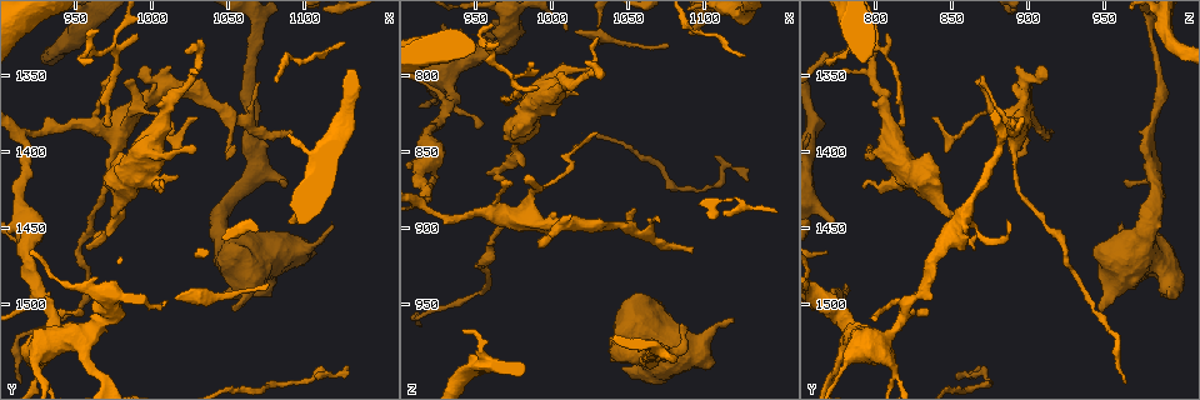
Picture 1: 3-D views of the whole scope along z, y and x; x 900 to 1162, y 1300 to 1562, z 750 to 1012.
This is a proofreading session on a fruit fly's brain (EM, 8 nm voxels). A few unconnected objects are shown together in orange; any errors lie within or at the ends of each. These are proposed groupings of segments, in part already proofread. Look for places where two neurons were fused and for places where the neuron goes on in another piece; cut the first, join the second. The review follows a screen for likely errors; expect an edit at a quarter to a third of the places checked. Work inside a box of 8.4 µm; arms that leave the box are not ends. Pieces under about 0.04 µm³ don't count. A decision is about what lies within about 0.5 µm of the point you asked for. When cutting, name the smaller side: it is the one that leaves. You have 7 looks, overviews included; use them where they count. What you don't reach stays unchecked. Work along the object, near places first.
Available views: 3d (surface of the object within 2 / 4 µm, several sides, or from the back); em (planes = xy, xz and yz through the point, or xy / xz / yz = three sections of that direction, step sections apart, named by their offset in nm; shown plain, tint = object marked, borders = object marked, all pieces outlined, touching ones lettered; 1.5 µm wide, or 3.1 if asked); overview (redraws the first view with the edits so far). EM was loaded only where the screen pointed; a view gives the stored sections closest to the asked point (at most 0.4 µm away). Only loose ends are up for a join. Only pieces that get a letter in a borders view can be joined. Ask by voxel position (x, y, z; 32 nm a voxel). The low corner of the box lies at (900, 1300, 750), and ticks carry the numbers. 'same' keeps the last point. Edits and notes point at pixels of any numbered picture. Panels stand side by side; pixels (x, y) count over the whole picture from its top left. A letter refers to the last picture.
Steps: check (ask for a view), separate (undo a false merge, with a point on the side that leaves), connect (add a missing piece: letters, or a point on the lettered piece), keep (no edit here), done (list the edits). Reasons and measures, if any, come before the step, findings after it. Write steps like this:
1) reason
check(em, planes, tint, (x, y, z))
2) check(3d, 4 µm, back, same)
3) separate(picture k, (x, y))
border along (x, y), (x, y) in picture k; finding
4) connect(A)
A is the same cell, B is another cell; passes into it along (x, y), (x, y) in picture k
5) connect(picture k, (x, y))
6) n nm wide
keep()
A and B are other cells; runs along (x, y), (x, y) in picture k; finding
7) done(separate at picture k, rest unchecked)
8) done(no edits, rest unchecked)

sudden change in width
check(3d, 4 µm, (972, 1386, 892))

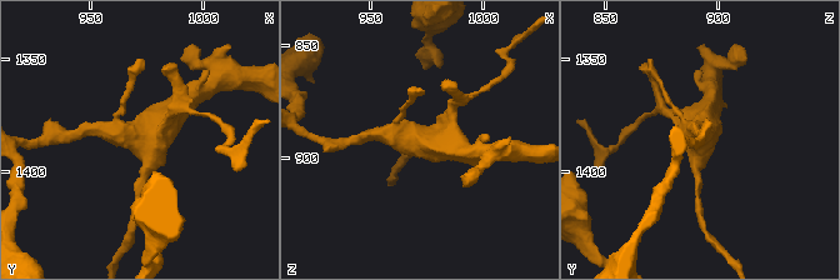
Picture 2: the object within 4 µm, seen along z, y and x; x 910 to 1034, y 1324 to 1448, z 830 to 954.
check(em, planes, plain, (975, 1386, 891))

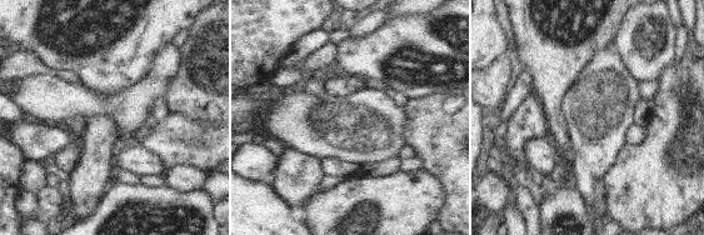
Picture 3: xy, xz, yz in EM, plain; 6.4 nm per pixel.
check(em, planes, borders, same)

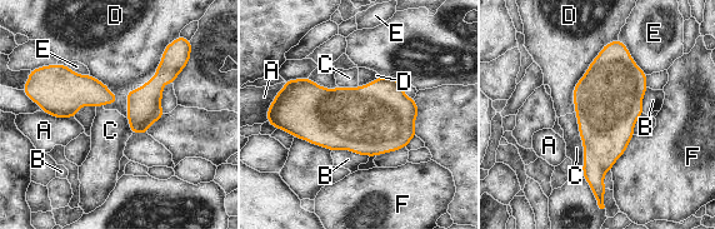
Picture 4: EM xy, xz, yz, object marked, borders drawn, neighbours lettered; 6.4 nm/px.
440 nm wide; D touches over 550 nm
keep()
A, B, C, D, E and F are other cells; all the same neuron

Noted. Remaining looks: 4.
free end
check(em, xy, step 8, borders, (1090, 1384, 916))

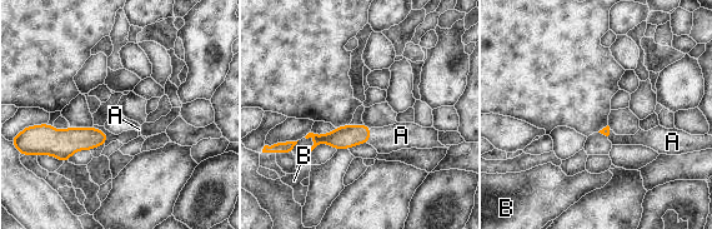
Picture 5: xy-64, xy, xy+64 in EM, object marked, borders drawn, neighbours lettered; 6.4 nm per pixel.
connect(A)
A is the same cell, B is another cell; passes into it along (346, 137), (369, 135), (401, 135) in picture 5; the neuron continues

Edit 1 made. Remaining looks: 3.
done(connect at picture 5, rest unchecked)

